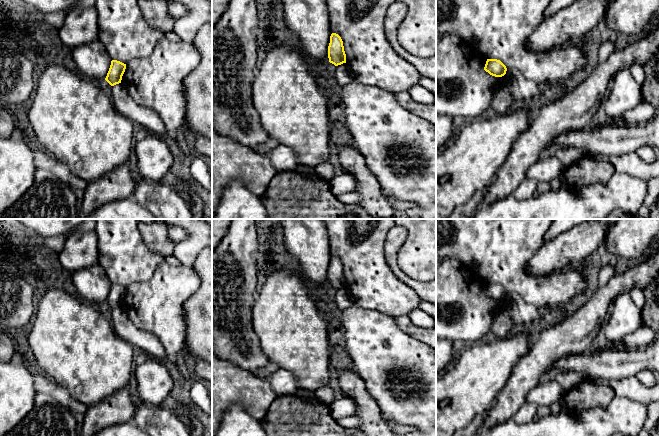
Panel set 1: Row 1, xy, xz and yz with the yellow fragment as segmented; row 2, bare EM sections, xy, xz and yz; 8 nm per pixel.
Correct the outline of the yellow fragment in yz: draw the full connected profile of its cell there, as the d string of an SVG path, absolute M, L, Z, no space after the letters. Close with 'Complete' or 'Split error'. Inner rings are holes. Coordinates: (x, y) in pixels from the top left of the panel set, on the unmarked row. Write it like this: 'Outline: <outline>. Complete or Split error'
Outline: M487 283L484 294L495 301L502 301L506 298L506 290L497 283Z. Complete

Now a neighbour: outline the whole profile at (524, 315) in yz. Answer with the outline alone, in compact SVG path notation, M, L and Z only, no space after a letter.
M515 292L507 293L504 308L512 318L516 328L528 328L540 325L539 308L525 302Z

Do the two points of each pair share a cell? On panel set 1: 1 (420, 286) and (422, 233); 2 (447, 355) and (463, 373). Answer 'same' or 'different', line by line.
1: different
2: different

